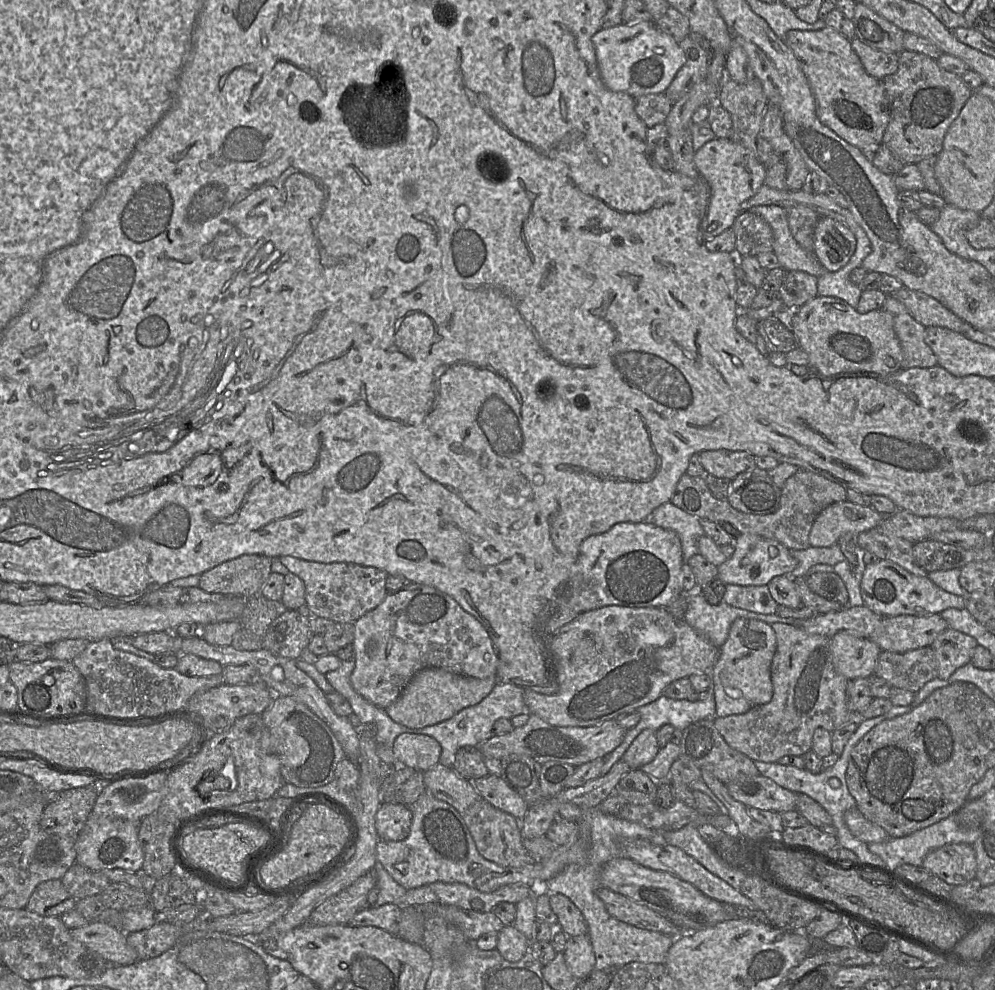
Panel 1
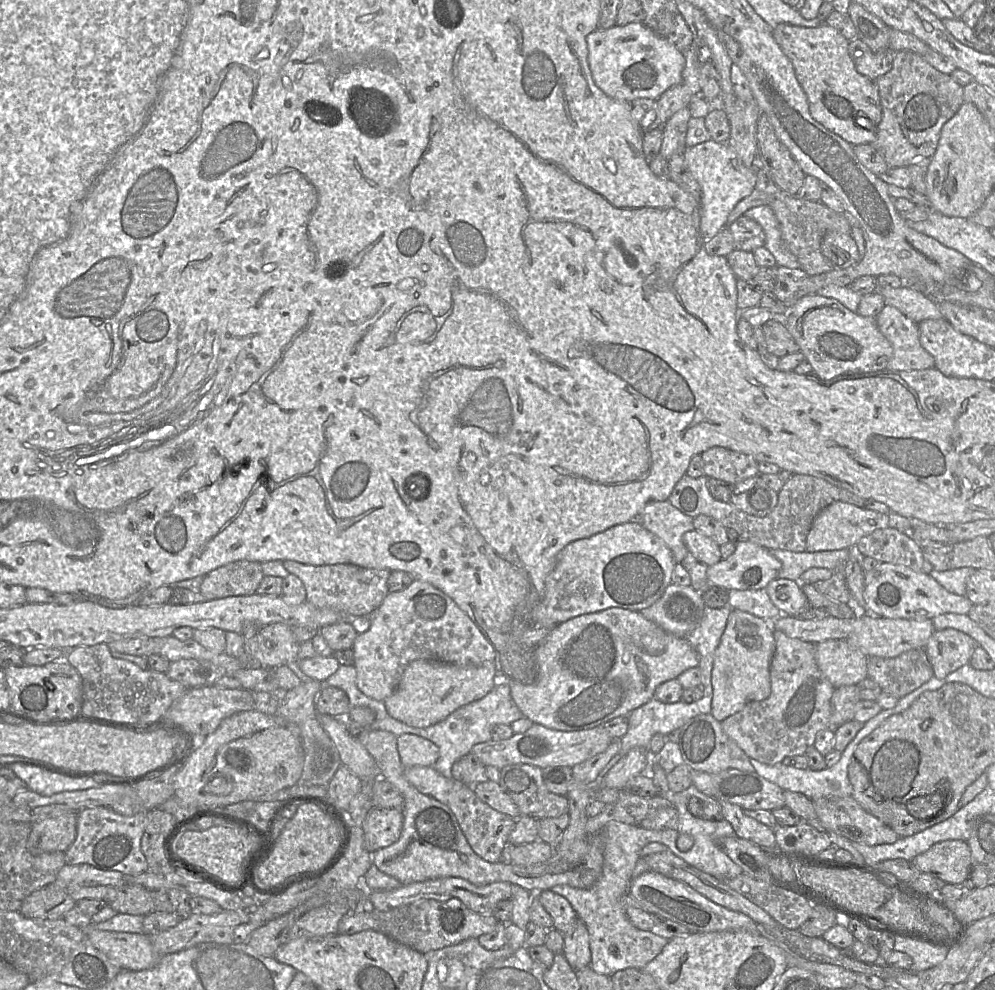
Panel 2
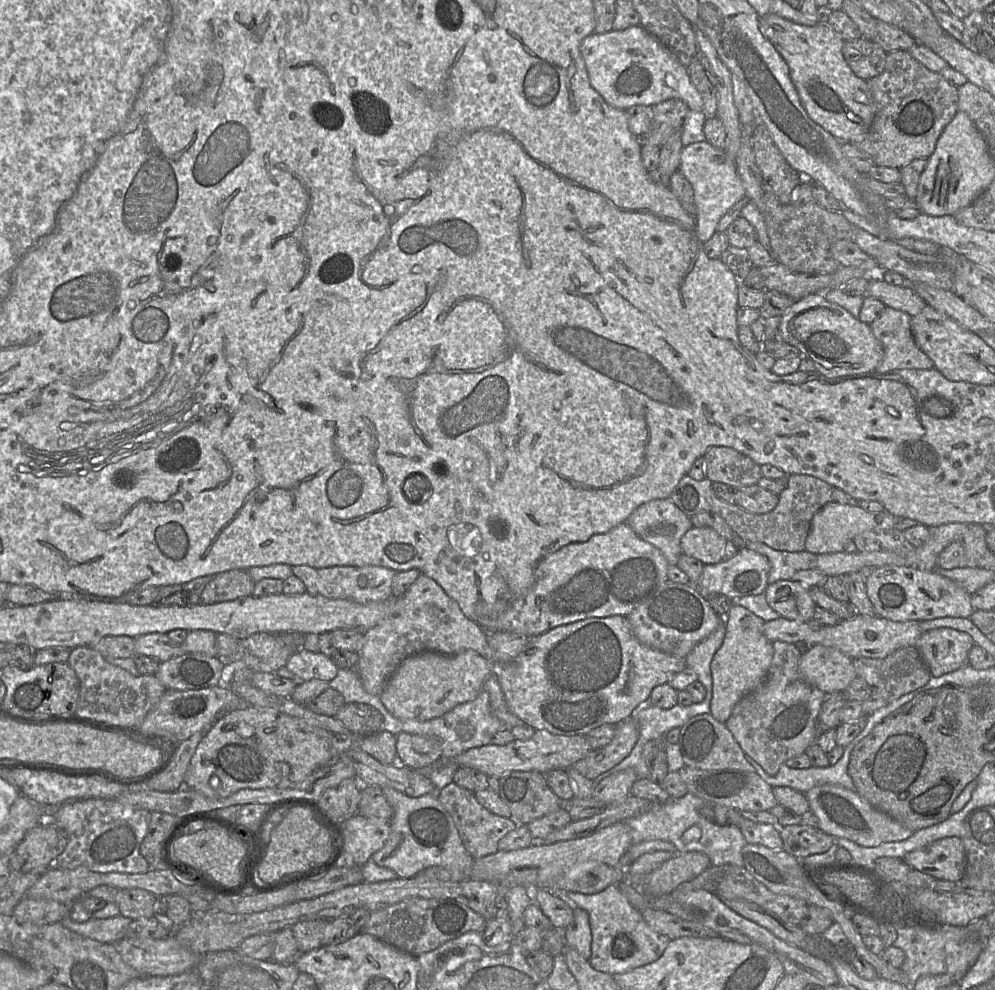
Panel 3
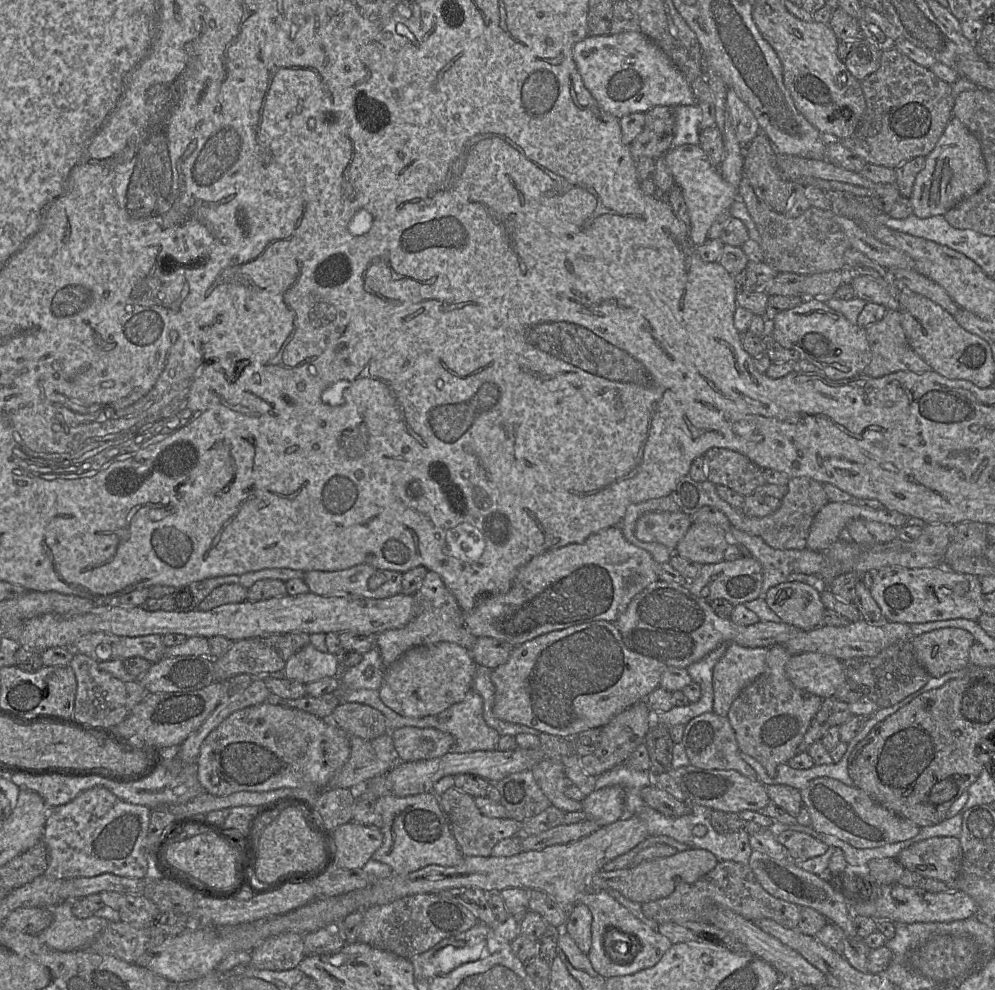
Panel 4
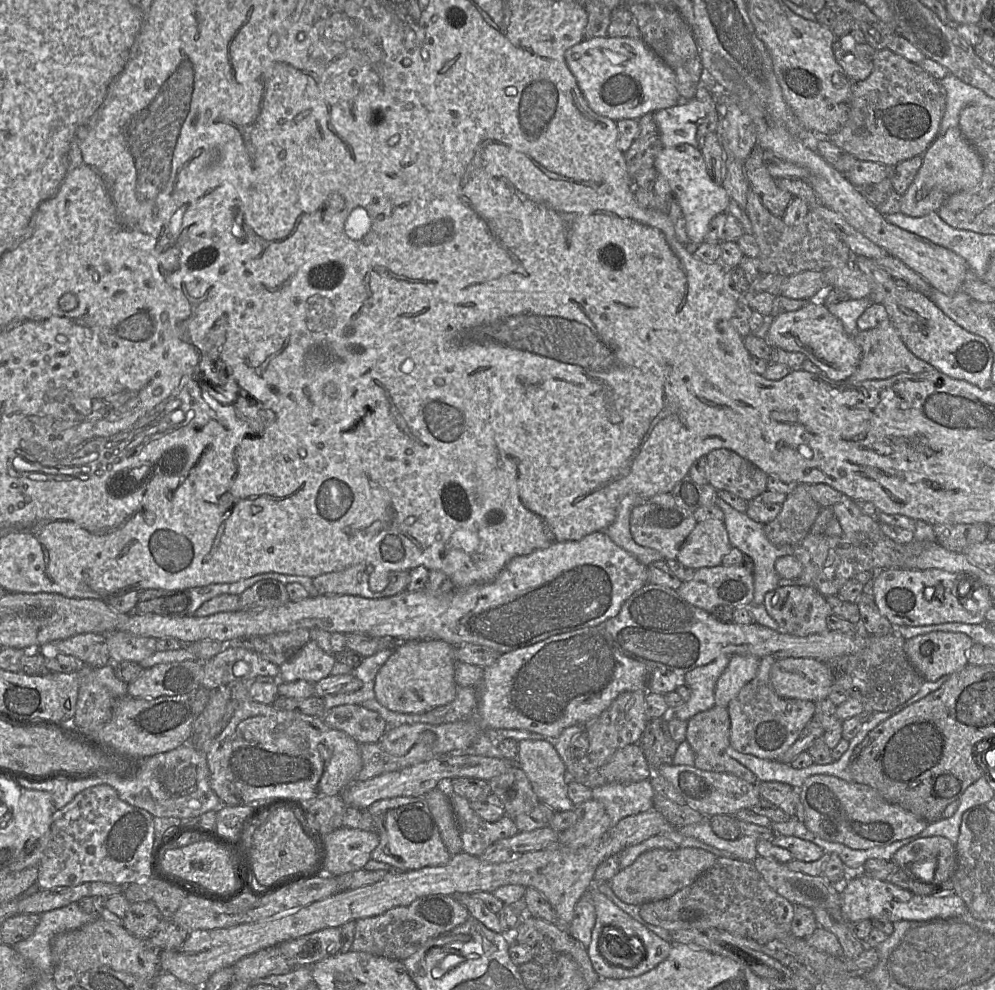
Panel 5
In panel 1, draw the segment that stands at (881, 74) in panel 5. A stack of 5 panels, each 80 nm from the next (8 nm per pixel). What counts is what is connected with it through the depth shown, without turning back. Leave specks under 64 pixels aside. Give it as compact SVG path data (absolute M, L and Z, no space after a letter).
M903 50L899 53L898 70L883 79L888 99L889 122L882 144L905 165L917 164L938 155L945 135L973 94L962 76L941 68L937 61L925 54Z

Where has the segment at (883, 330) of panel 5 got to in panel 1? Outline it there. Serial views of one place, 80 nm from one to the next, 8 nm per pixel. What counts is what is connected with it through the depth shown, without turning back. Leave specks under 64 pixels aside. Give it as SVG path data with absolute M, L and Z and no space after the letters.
M887 294L881 309L893 316L894 330L902 350L901 369L935 366L937 358L924 338L926 327L917 322L892 294Z

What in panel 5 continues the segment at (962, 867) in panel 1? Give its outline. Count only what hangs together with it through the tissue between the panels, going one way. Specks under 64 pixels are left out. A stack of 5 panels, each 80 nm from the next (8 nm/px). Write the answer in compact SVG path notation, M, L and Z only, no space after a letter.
M942 836L917 839L901 847L894 855L896 865L912 875L915 862L926 858L935 858L936 871L932 883L951 881L957 868L956 845Z

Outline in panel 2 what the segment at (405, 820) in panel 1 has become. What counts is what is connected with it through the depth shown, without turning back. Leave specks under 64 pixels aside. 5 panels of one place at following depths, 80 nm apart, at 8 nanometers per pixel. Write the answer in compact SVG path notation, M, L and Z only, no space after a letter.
M373 807L362 825L365 848L373 853L398 841L403 821L402 810Z

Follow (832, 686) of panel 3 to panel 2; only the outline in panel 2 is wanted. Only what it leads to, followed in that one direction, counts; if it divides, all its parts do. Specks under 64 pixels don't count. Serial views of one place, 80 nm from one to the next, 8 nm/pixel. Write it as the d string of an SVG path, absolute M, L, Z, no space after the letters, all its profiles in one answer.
M845 639L817 643L815 658L818 668L835 689L857 685L867 677L868 657Z

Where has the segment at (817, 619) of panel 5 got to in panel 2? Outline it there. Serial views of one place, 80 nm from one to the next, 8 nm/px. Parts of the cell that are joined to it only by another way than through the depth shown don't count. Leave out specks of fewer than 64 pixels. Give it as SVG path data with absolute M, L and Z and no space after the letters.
M776 578L765 589L772 603L783 615L798 617L810 606L799 581Z

